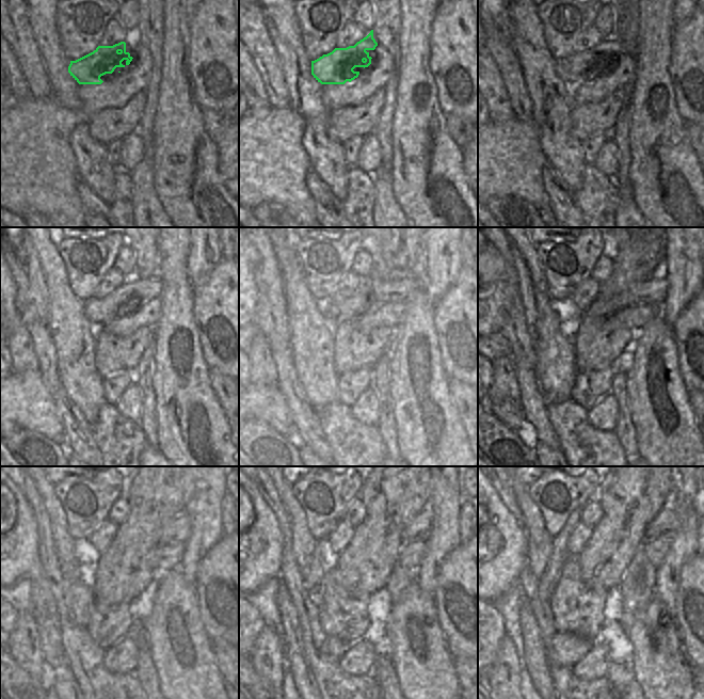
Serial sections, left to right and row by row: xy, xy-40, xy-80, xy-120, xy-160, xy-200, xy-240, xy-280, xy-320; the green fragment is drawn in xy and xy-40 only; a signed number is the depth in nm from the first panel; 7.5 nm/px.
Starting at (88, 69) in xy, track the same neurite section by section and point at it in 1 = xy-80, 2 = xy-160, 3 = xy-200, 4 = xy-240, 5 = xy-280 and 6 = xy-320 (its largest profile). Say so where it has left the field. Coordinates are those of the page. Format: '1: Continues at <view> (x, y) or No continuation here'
1: Continues at xy-80 (576, 69)
2: Continues at xy-160 (371, 295)
3: Continues at xy-200 (653, 290)
4: Continues at xy-240 (178, 529)
5: Continues at xy-280 (419, 529)
6: Continues at xy-320 (665, 525).

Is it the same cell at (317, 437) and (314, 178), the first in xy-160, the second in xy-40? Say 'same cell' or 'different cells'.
same cell

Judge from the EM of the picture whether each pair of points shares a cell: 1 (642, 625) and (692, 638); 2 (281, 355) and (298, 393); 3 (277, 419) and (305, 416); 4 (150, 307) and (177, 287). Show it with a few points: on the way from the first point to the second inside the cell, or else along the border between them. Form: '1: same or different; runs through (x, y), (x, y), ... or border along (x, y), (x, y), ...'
1: different; border along (683, 642), (685, 654), (692, 666)
2: same; runs through (285, 365), (288, 383)
3: different; border along (283, 394), (293, 427)
4: different; border along (160, 298), (161, 315), (155, 324)

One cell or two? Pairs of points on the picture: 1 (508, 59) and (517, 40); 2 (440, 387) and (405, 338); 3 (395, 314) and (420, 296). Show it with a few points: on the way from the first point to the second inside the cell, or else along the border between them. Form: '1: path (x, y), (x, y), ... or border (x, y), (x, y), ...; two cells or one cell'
1: border (508, 38), (523, 72); two cells
2: path (433, 368), (432, 344), (430, 336), (425, 333); one cell
3: border (403, 302), (404, 319), (395, 328); two cells

